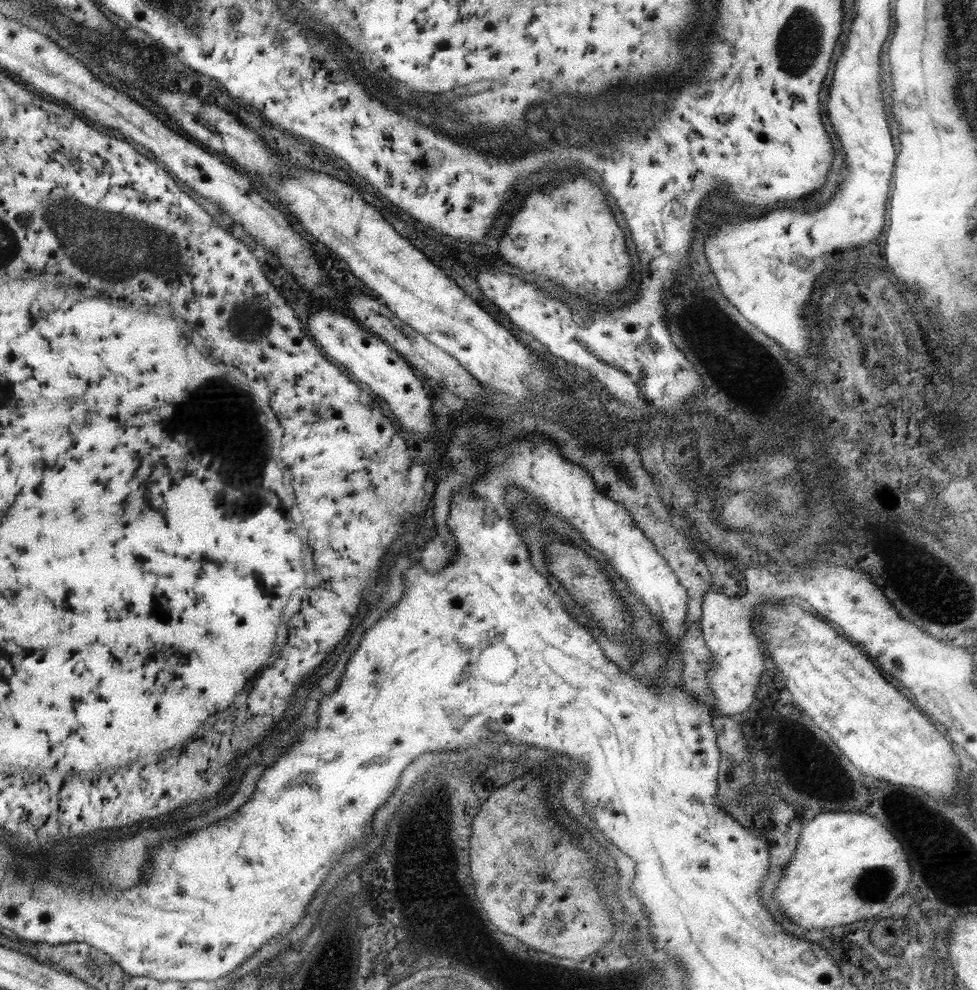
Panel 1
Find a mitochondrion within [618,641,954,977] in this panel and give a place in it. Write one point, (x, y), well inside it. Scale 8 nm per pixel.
(875, 884)

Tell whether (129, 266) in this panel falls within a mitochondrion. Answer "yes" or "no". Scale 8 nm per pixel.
yes

